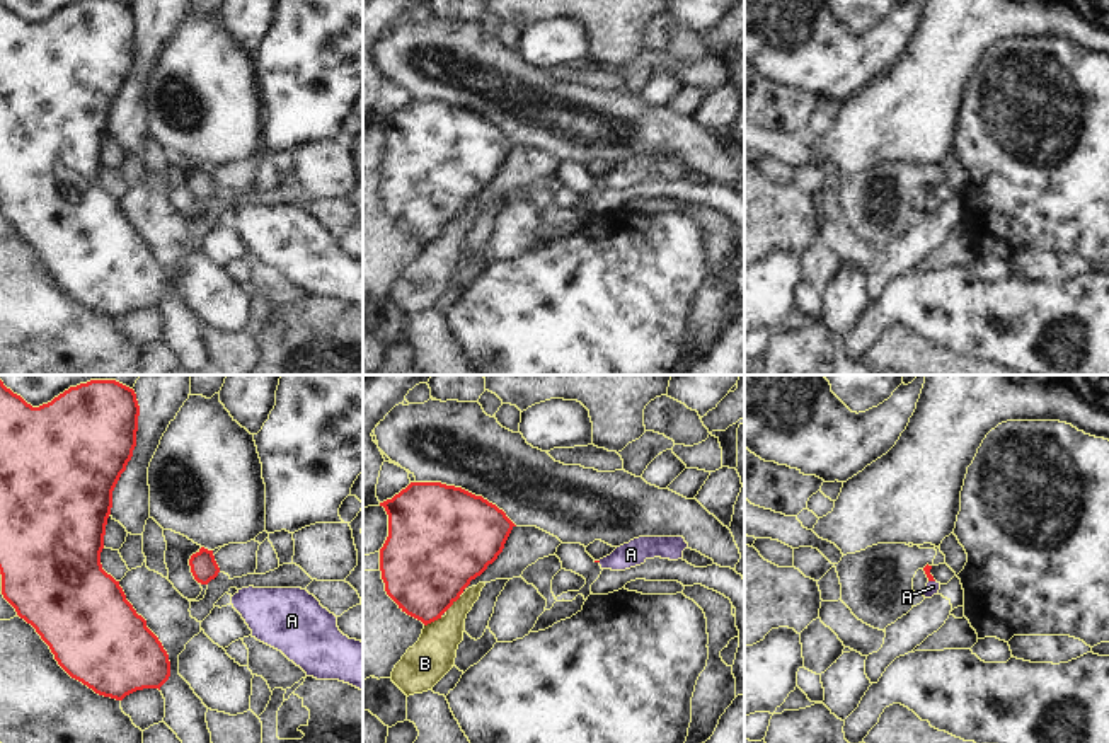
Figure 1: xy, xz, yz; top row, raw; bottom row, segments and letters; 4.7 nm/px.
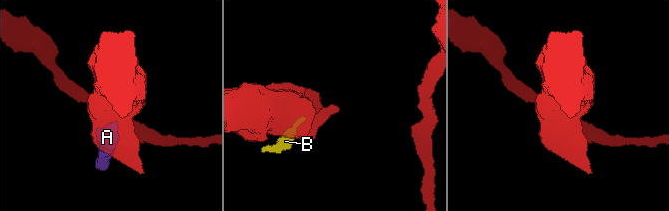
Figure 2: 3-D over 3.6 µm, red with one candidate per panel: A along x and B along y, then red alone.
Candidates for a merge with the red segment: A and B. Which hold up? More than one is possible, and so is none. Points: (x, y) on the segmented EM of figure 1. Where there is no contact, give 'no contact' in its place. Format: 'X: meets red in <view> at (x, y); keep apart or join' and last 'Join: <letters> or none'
A: meets red in yz at (932, 580); join
B: meets red in xz at (433, 621); keep apart
Join: A

